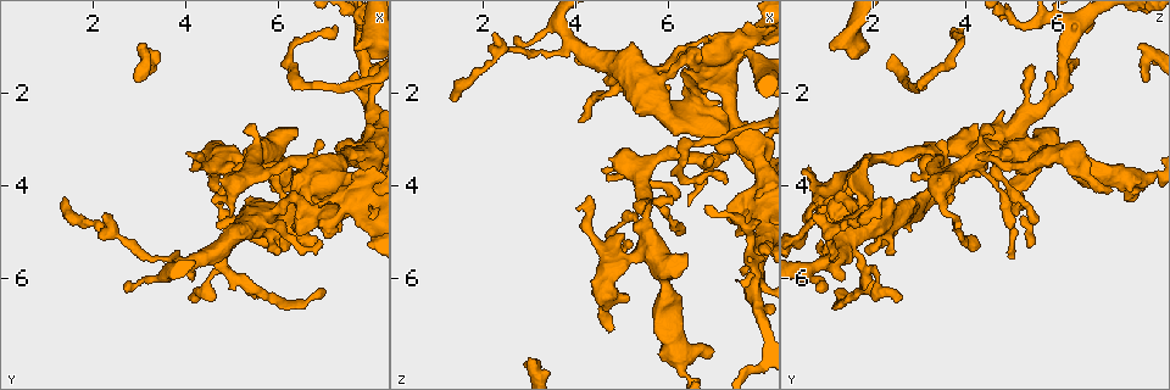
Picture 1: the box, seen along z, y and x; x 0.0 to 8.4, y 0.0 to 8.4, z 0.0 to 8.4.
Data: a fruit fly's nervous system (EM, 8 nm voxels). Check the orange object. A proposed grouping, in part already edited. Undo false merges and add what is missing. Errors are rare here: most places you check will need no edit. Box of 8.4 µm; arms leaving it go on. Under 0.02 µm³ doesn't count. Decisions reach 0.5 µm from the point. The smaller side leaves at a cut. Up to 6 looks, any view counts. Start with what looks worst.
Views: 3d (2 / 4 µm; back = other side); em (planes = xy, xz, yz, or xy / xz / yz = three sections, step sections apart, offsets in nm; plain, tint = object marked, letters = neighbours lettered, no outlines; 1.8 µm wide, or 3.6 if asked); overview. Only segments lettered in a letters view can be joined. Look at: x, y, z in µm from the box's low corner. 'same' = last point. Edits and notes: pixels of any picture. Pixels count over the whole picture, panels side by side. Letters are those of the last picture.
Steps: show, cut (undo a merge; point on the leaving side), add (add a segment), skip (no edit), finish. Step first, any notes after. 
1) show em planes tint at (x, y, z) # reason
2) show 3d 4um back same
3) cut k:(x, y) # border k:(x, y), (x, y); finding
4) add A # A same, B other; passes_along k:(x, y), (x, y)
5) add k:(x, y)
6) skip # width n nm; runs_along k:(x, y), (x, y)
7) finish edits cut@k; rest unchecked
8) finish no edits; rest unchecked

show 3d 2um at (7.85, 0.60, 6.30) # four arms meet

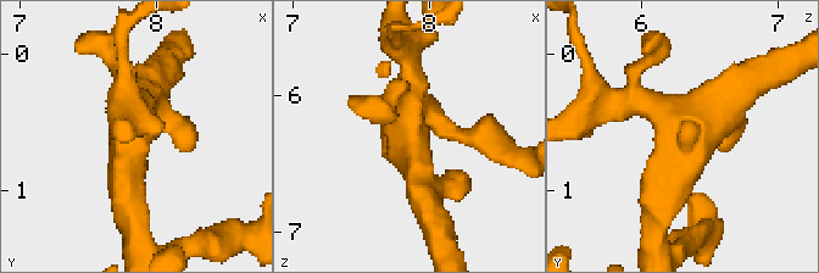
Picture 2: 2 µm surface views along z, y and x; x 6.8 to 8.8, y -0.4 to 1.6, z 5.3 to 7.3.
show em planes plain at (7.82, 0.64, 6.30) # arms 4

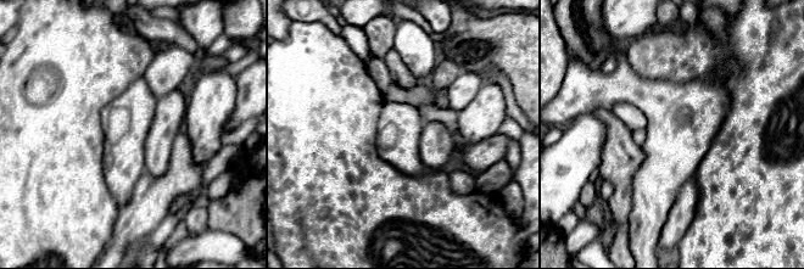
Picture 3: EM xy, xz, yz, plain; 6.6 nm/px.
show em planes letters same # what lies round it

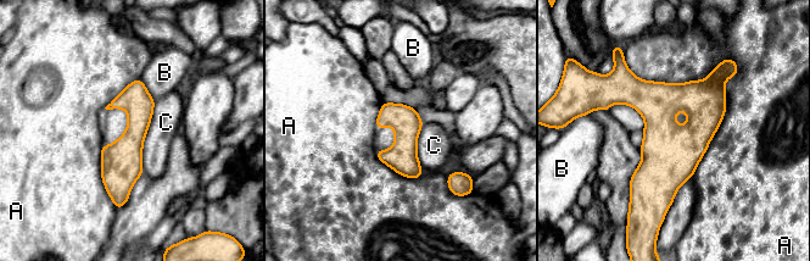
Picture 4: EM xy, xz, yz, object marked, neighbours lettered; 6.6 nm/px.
skip # width 200 nm; A other, B other, C other; border 4:(155, 101), (143, 143), (141, 172); all the same neuron

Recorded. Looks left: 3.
show em planes plain at (7.50, 4.30, 1.00)

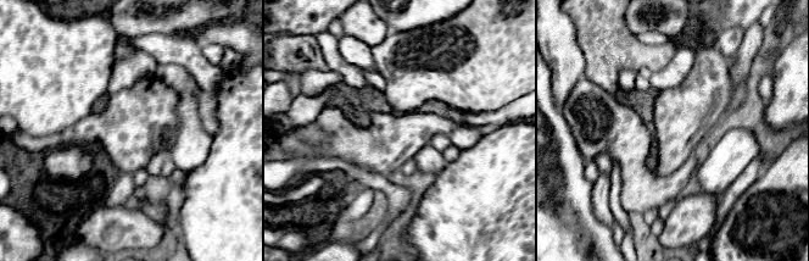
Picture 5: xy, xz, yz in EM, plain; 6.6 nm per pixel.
show em planes tint same # where the object lies

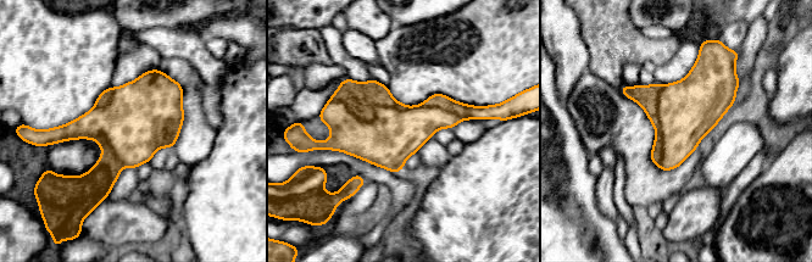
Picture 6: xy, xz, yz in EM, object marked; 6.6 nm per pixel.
show em planes letters same

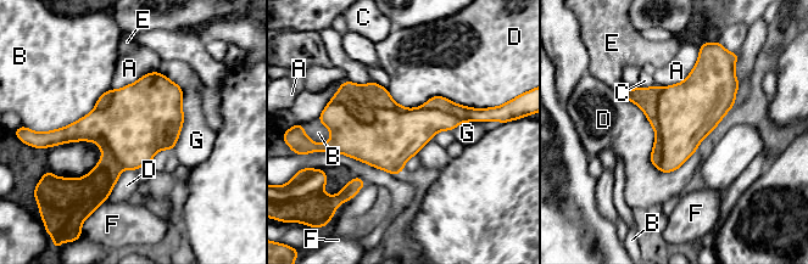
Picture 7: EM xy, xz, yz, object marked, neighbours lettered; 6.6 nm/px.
skip # A other, B other, C other, D other, E other, F other, G other; border 7:(619, 91), (679, 168); all the same neuron

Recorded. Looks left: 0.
finish no edits; rest unchecked

